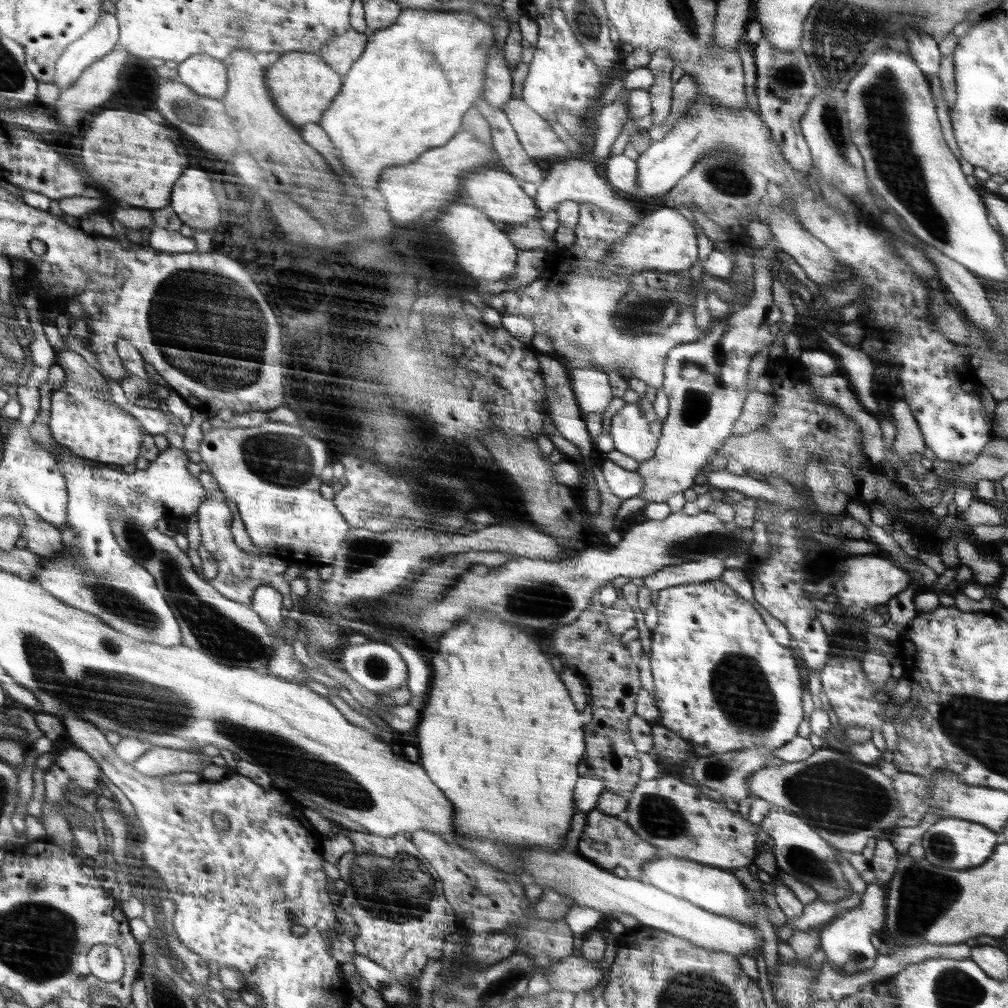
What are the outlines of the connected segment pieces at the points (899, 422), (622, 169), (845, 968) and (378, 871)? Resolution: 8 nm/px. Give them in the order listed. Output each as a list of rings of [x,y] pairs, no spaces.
[[[906,400],[895,402],[891,413],[892,420],[896,424],[894,452],[898,454],[898,462],[907,463],[912,458],[912,454],[923,454],[924,436],[922,436],[922,430]]]
[[[622,153],[608,158],[604,166],[608,169],[607,180],[612,184],[612,187],[627,193],[636,192],[638,177],[636,160]]]
[[[868,883],[866,891],[861,896],[860,904],[838,914],[830,926],[821,932],[819,948],[827,955],[826,963],[840,975],[854,975],[868,971],[874,966],[878,951],[872,945],[871,938],[872,935],[881,933],[886,922],[886,899],[886,887]]]
[[[342,828],[342,832],[348,830],[346,837],[352,841],[354,850],[346,852],[338,860],[340,879],[351,887],[341,893],[341,908],[344,917],[348,918],[357,932],[353,939],[357,954],[370,958],[376,964],[390,969],[396,979],[400,981],[414,982],[420,978],[428,958],[440,959],[442,956],[442,942],[447,934],[454,933],[454,909],[443,892],[440,880],[434,880],[432,888],[432,868],[428,867],[422,872],[422,864],[428,861],[420,854],[416,844],[412,843],[406,833],[396,833],[383,837],[374,833],[363,833],[350,828]]]

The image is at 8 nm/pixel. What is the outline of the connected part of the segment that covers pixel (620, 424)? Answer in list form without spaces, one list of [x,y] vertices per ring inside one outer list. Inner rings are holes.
[[[643,395],[638,402],[626,403],[612,416],[608,432],[614,441],[615,449],[622,454],[633,457],[638,463],[654,457],[663,430],[663,423],[656,415],[652,403],[646,400]]]

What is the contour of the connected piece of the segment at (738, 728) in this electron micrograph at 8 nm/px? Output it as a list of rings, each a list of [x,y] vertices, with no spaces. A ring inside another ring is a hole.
[[[721,578],[714,581],[674,586],[658,591],[658,594],[660,598],[654,604],[658,613],[658,624],[651,633],[652,653],[649,654],[655,698],[658,700],[657,708],[662,714],[657,723],[668,727],[684,740],[692,742],[692,744],[702,744],[714,752],[728,752],[750,747],[777,749],[796,738],[798,736],[798,724],[802,722],[802,684],[800,684],[796,660],[792,658],[793,650],[790,650],[790,647],[780,646],[772,638],[772,634],[766,628],[758,610],[748,600],[740,598],[726,582],[722,582]]]

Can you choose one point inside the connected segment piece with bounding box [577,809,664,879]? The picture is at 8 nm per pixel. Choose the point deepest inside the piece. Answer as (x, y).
(607, 841)

